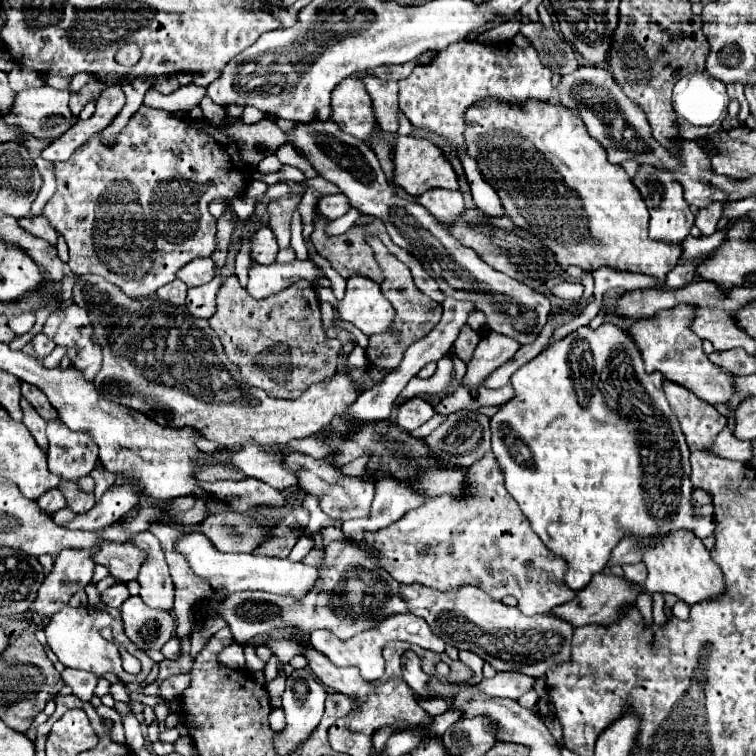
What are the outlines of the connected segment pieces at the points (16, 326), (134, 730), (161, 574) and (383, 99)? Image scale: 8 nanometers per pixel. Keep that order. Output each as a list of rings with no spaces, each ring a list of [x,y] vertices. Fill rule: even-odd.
[[[22,313],[19,316],[13,316],[13,321],[9,325],[13,332],[19,336],[28,332],[33,327],[35,320],[34,313]]]
[[[132,714],[122,718],[122,724],[126,736],[126,745],[130,750],[135,751],[144,747],[144,737],[141,730],[141,724]]]
[[[140,532],[130,542],[146,552],[146,564],[142,564],[138,574],[138,582],[142,586],[142,600],[152,608],[170,610],[174,602],[174,584],[168,574],[168,564],[164,560],[158,538],[150,532]]]
[[[364,74],[360,80],[372,98],[374,116],[380,128],[384,132],[396,132],[398,130],[398,84],[380,80],[372,74]]]

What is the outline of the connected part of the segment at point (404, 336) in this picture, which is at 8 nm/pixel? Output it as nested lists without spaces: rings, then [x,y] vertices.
[[[376,250],[374,254],[376,254],[375,258],[378,264],[380,264],[380,270],[384,276],[380,285],[382,293],[386,294],[386,298],[396,308],[396,315],[393,324],[394,332],[370,336],[370,342],[368,342],[368,348],[366,348],[366,358],[376,368],[390,368],[390,370],[394,370],[402,362],[402,356],[404,356],[406,349],[415,340],[430,334],[434,324],[438,324],[438,320],[442,316],[442,308],[440,308],[438,302],[434,302],[426,294],[418,292],[418,288],[414,286],[412,276],[410,276],[410,269],[399,261],[398,258],[394,258],[390,252],[382,252],[382,250]]]

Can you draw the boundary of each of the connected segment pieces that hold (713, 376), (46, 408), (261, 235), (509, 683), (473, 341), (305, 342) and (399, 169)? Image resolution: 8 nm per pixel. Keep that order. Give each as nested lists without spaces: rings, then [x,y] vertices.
[[[678,304],[650,318],[642,318],[628,332],[642,352],[646,372],[658,370],[664,374],[664,378],[686,386],[702,400],[710,404],[728,406],[732,396],[736,394],[736,386],[734,386],[736,376],[730,376],[730,372],[726,372],[724,368],[718,368],[716,364],[710,364],[706,352],[702,350],[702,340],[698,340],[698,336],[690,332],[690,320],[694,320],[694,308],[690,308],[690,304]]]
[[[20,382],[20,388],[22,388],[22,396],[38,410],[38,414],[44,420],[54,418],[54,414],[56,414],[56,412],[52,412],[54,408],[50,408],[50,402],[46,400],[46,396],[42,396],[42,392],[38,392],[38,388],[30,388],[30,384],[22,384],[22,382]]]
[[[262,226],[252,236],[252,260],[260,264],[272,264],[278,254],[278,242],[274,232],[268,226]]]
[[[496,672],[494,678],[482,680],[480,688],[488,696],[500,696],[500,698],[514,698],[518,700],[522,694],[534,690],[536,680],[530,676],[522,676],[518,672]]]
[[[466,324],[466,328],[462,328],[462,332],[458,334],[458,338],[456,338],[452,350],[454,350],[454,354],[456,354],[458,358],[462,358],[464,362],[468,362],[468,360],[472,358],[472,354],[474,354],[474,348],[478,346],[478,342],[480,342],[480,334],[474,332],[474,330]]]
[[[230,274],[222,282],[216,312],[208,318],[208,324],[218,334],[228,360],[238,366],[240,378],[248,386],[258,386],[274,398],[298,398],[310,384],[336,374],[338,352],[342,348],[338,338],[324,334],[318,304],[316,290],[298,284],[272,298],[254,300],[240,286],[238,276]]]
[[[398,136],[394,140],[394,158],[392,160],[394,160],[394,182],[412,196],[420,196],[428,188],[448,188],[448,190],[458,188],[458,174],[454,172],[450,160],[428,138]]]

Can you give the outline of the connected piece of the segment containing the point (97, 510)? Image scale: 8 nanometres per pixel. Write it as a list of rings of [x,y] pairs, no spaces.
[[[114,484],[90,512],[74,514],[70,508],[62,508],[50,514],[50,518],[70,530],[102,532],[102,528],[108,528],[114,520],[120,520],[134,504],[138,504],[138,488],[134,484]]]

